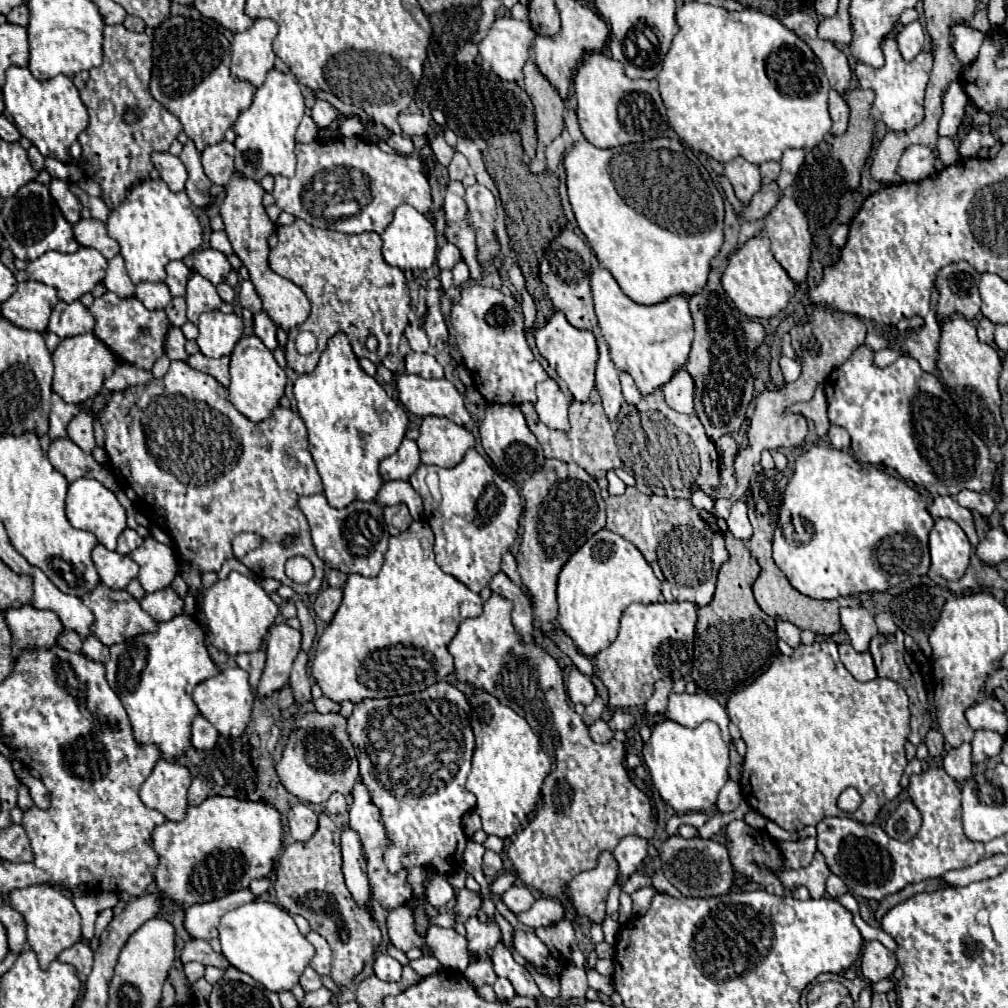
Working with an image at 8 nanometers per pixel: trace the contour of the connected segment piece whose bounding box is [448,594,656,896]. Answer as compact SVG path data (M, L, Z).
M492 594L490 600L484 602L484 612L478 618L464 620L460 624L458 634L448 644L448 652L454 658L454 674L460 682L468 682L476 688L486 690L488 694L498 698L500 704L512 708L514 712L516 708L520 708L520 714L524 716L524 720L528 720L530 728L542 734L542 740L552 740L554 764L542 786L542 806L538 808L536 818L510 844L508 858L514 864L518 878L524 880L526 886L536 888L544 896L560 896L562 886L570 882L572 876L584 870L592 870L596 866L600 852L614 850L616 844L628 834L650 840L656 826L652 822L652 806L648 796L632 784L624 768L624 744L618 740L610 740L608 744L596 744L590 738L582 716L578 716L566 702L568 698L558 662L538 642L522 640L510 620L510 612L512 602Z

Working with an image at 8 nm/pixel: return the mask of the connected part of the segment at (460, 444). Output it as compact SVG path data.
M436 416L424 418L420 426L420 438L416 442L420 448L422 464L434 464L440 468L458 466L466 452L476 448L472 432L450 422L448 418Z

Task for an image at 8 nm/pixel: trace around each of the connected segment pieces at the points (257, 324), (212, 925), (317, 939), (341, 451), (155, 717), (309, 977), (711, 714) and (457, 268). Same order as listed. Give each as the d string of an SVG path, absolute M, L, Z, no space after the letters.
M260 312L258 316L254 316L254 332L256 336L264 342L264 346L274 352L278 348L278 340L276 340L276 326L274 322L264 314Z
M240 890L240 892L228 894L220 900L212 900L208 904L194 904L192 908L186 910L184 928L192 938L208 942L218 936L216 926L226 912L230 912L242 904L254 902L254 900L256 900L256 896L250 890Z
M310 932L306 938L308 938L308 942L316 948L316 954L314 954L310 966L312 966L320 976L330 976L332 956L330 956L330 946L328 946L328 942L326 942L320 934L316 934L316 932Z
M336 334L330 340L316 368L298 376L294 382L294 396L298 414L308 428L308 450L322 478L328 504L332 508L346 508L354 500L378 502L378 492L384 484L378 472L380 460L394 454L402 444L408 416L404 408L358 366L348 336Z
M174 616L170 622L160 622L156 634L144 634L136 636L132 640L126 640L122 644L110 646L110 660L106 664L106 680L110 688L118 694L122 700L126 714L132 724L134 740L138 744L154 744L158 746L164 760L176 760L186 754L190 748L190 726L192 720L198 716L198 708L192 702L192 690L198 682L204 682L218 674L216 664L208 656L206 650L206 636L200 624L194 618L188 616Z
M308 966L300 976L300 986L304 988L304 992L312 992L312 990L322 988L322 982L320 982L320 976Z
M672 692L666 716L688 728L696 728L698 724L712 720L722 728L724 736L728 736L728 722L730 722L728 714L724 706L708 692L696 692L696 694Z
M462 258L462 260L458 260L458 262L454 264L452 272L454 272L454 284L456 284L456 286L464 284L464 282L470 278L470 270L468 270L468 266L466 266L466 260L464 260L464 258Z

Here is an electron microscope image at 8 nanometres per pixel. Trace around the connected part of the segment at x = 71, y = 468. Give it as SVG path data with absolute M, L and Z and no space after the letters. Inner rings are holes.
M54 440L48 450L48 460L68 482L78 478L94 478L112 492L118 490L118 482L110 470L100 466L90 454L84 454L72 440Z

